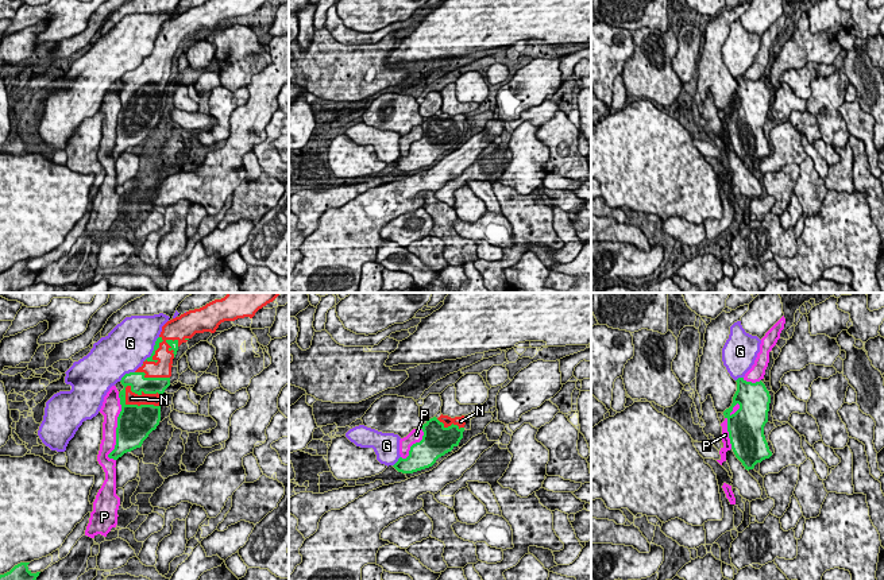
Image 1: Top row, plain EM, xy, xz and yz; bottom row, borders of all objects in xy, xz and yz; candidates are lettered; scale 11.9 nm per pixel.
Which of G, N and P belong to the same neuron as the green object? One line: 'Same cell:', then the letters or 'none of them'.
Same cell: N

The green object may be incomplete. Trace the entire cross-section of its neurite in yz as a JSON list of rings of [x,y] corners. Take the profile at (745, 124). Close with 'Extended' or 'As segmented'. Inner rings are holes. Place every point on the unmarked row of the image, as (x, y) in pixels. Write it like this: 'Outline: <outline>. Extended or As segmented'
Outline: [[[738,76],[736,80],[737,89],[733,101],[723,113],[727,117],[731,147],[749,169],[772,154],[764,134],[771,93],[761,78],[752,81]]]. As segmented

